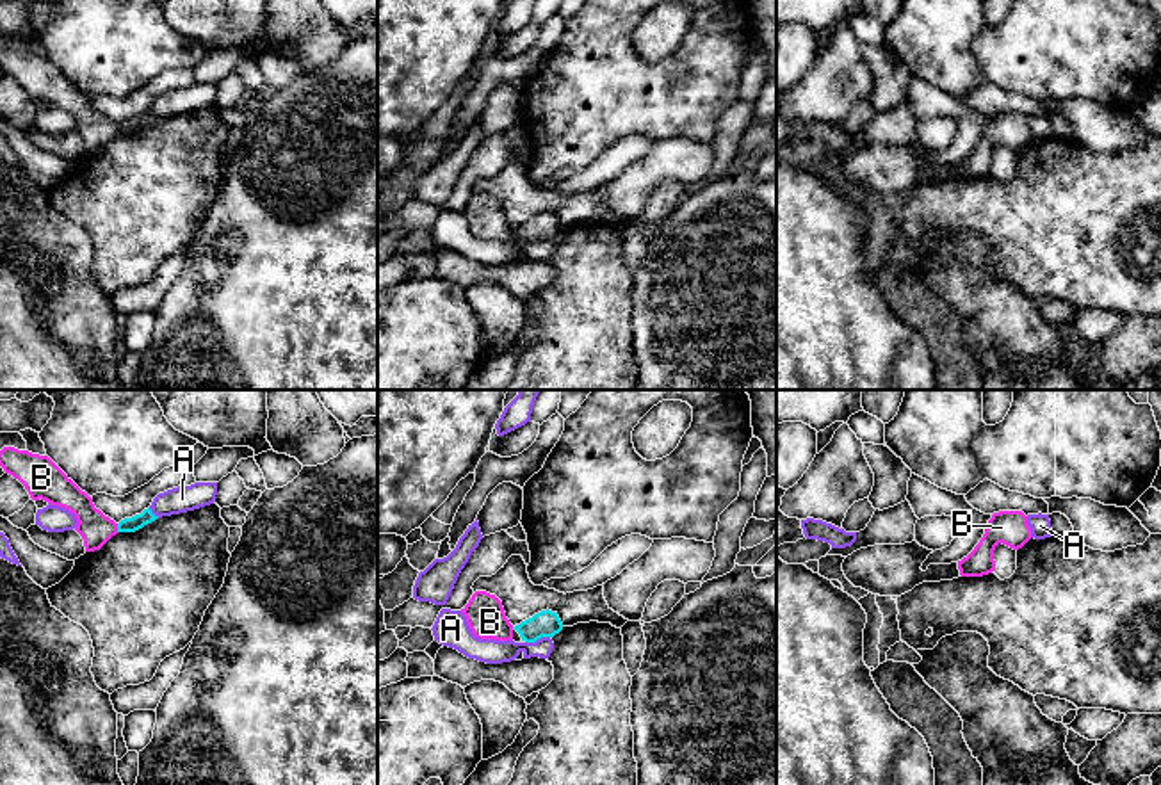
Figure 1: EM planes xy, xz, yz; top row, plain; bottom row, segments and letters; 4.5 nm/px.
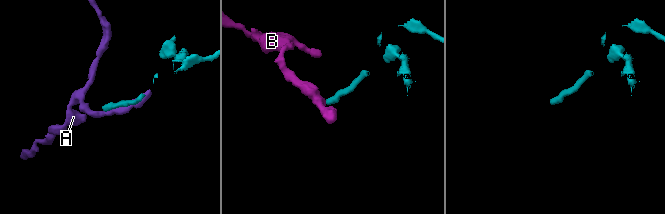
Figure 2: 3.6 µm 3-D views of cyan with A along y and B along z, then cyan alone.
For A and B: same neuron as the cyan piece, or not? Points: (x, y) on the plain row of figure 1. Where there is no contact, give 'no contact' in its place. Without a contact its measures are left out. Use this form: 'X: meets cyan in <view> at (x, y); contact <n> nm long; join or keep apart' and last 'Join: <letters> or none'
A: meets cyan in xz at (536, 241); contact 120 nm long; keep apart
B: meets cyan in xy at (118, 129); contact 40 nm long; keep apart
Join: none

